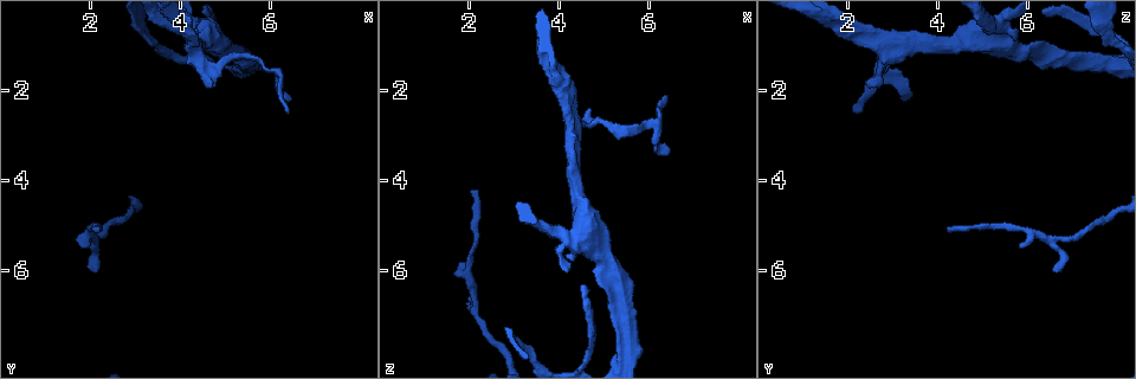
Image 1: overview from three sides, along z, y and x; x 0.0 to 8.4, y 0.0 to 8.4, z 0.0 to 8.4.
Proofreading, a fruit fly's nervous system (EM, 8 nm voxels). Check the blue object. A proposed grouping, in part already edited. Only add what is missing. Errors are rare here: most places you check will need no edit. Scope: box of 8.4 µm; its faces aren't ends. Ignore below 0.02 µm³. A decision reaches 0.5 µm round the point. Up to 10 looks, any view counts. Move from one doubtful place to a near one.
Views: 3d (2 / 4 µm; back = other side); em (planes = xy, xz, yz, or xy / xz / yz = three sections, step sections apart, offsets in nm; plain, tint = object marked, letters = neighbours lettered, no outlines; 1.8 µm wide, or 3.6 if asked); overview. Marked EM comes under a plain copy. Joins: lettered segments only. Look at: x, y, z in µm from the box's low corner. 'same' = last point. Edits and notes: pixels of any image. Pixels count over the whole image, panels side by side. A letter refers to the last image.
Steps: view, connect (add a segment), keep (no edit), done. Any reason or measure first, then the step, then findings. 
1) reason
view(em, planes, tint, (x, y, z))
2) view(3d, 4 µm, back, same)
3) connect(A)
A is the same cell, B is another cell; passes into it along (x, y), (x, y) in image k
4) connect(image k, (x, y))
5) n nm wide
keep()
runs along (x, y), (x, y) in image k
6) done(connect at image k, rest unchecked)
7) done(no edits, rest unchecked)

an open end
view(em, 3.6 µm, xy, step 8, tint, (4.20, 0.90, 5.75))

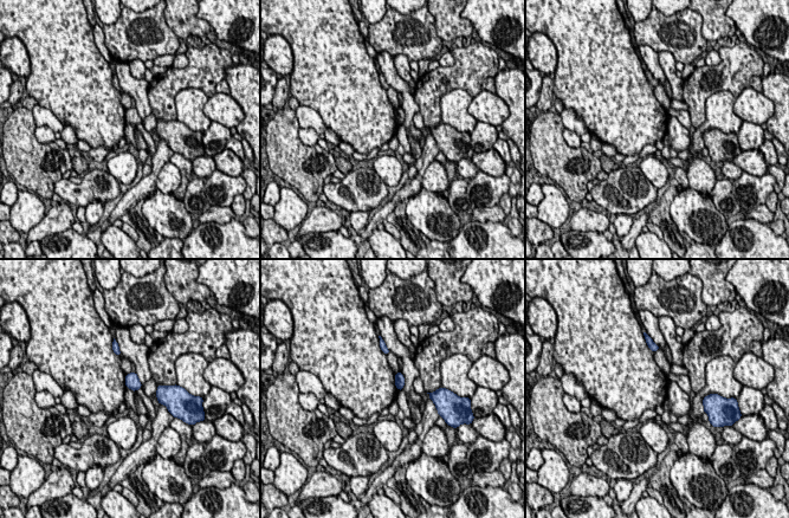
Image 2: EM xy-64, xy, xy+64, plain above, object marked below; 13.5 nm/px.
view(em, 3.6 µm, xy, step 8, letters, same)

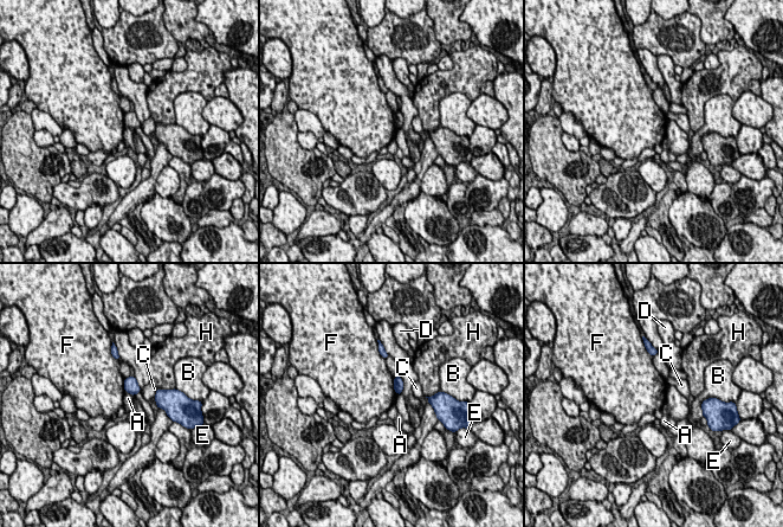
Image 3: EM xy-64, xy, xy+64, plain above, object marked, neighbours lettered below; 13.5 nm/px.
keep()
A, B, C, D, E, F and H are other cells; border along (393, 378), (393, 389), (398, 394) in image 3; none of them fits

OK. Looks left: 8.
thin end
view(3d, 4 µm, (2.10, 5.10, 4.15))

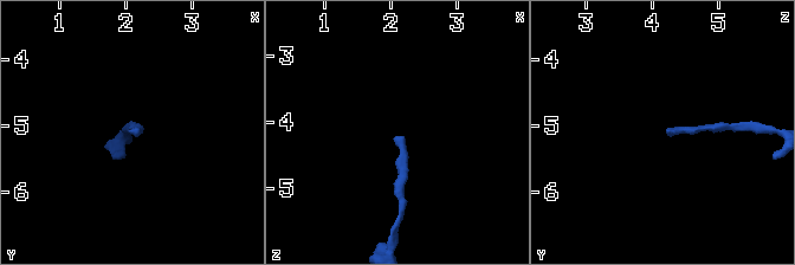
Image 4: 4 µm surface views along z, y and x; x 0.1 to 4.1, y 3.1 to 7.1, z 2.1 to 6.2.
need the tissue
view(em, planes, letters, (2.05, 5.10, 4.20))

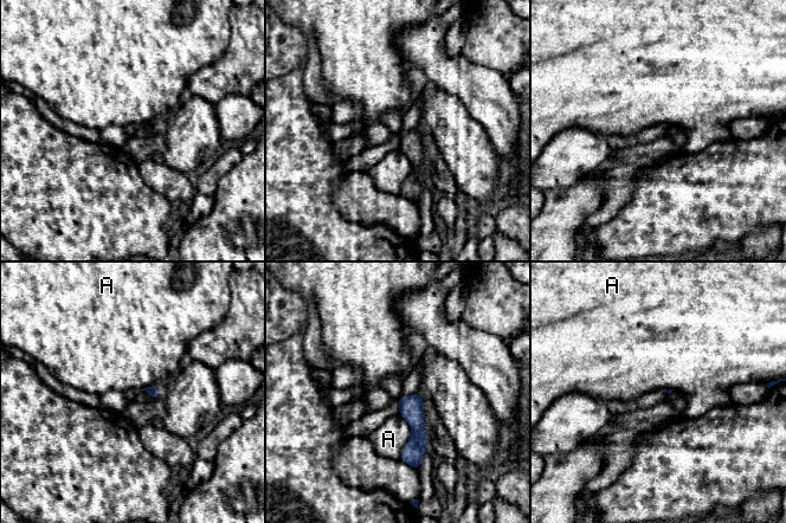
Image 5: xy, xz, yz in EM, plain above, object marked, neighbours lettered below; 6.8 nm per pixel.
A touches over 320 nm
keep()
A is another cell; none of them fits

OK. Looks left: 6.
tapers out
view(em, xz, step 8, letters, (2.05, 6.00, 6.60))

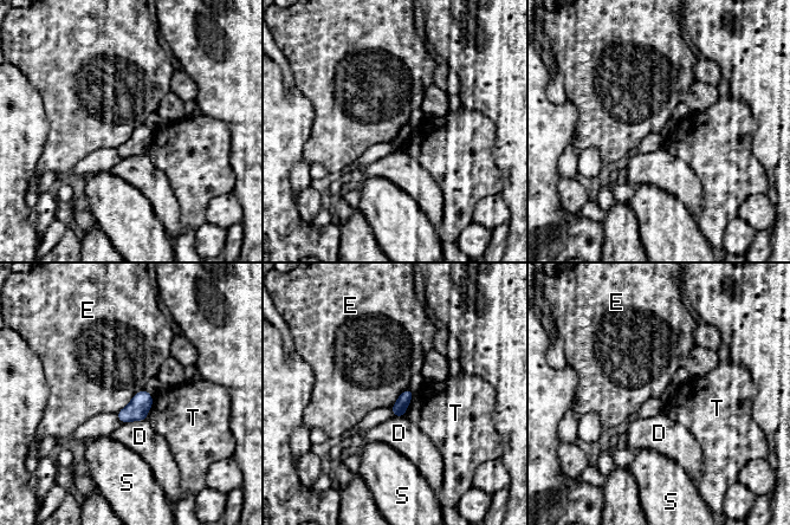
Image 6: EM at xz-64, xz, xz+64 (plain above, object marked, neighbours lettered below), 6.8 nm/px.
100 nm wide
keep()
D, E, S and T are other cells; border along (143, 389), (116, 413) in image 6; none of them fits

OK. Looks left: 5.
view(3d, 2 µm, (4.65, 1.85, 2.40))

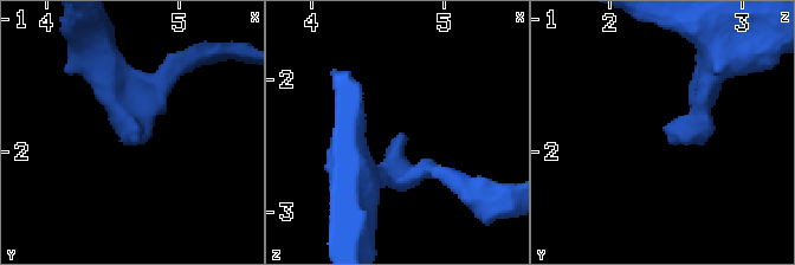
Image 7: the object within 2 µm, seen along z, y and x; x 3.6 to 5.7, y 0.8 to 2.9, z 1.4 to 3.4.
view(em, planes, letters, (4.70, 1.90, 2.42))

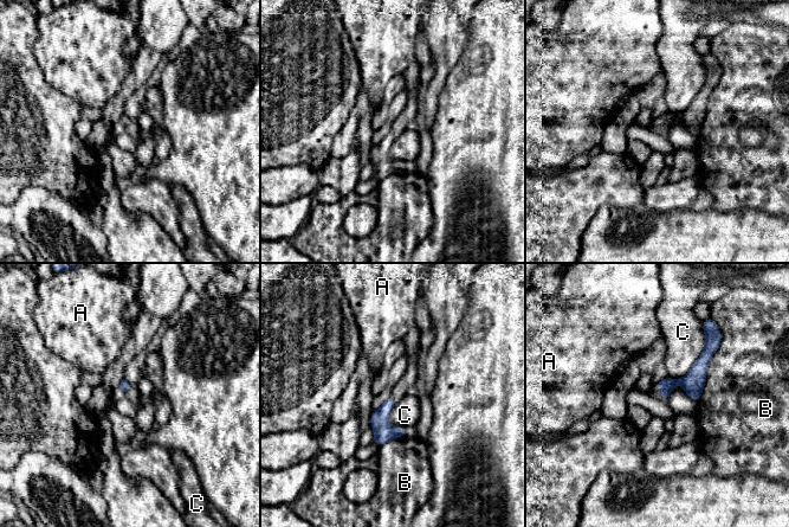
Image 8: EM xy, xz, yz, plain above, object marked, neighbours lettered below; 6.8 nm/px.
keep()
A, B and C are other cells; no lettered segment goes on from it

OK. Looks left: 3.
done(no edits, rest unchecked)

